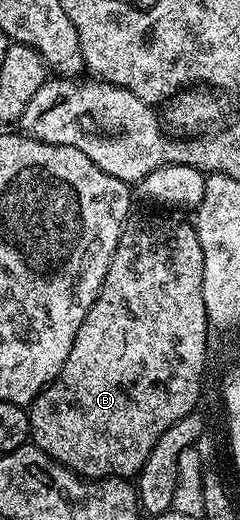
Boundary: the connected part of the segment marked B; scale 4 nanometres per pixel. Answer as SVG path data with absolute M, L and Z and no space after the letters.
M130 214L125 220L125 228L121 230L119 245L111 257L111 265L107 269L107 277L101 286L101 292L91 305L83 325L79 325L79 333L67 353L67 361L63 369L45 388L28 404L29 429L32 446L38 447L45 454L46 460L61 463L64 470L85 481L102 479L124 479L136 476L147 461L151 449L155 449L155 441L175 425L183 417L194 414L198 410L197 402L201 399L201 378L205 375L205 354L209 351L209 331L211 324L205 315L203 301L203 249L199 245L197 228L185 219L176 219L176 214L137 215Z

